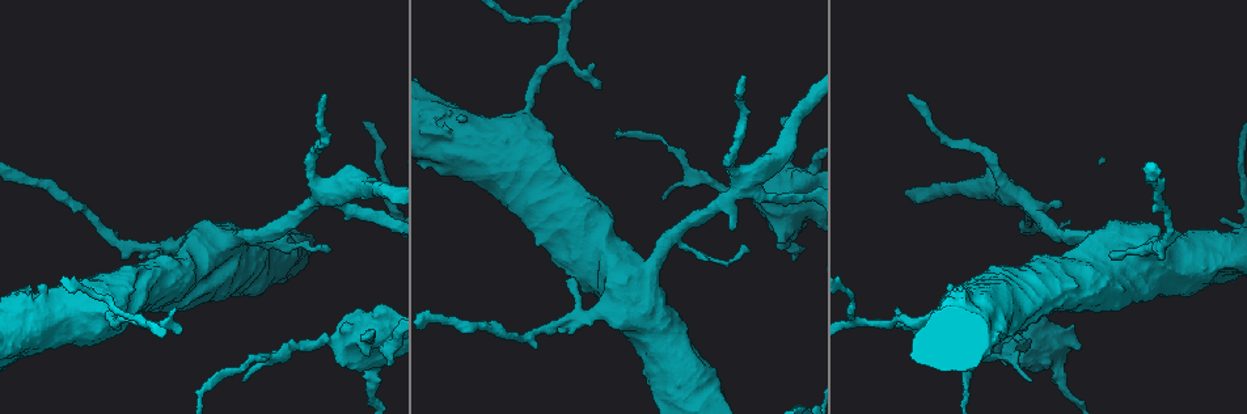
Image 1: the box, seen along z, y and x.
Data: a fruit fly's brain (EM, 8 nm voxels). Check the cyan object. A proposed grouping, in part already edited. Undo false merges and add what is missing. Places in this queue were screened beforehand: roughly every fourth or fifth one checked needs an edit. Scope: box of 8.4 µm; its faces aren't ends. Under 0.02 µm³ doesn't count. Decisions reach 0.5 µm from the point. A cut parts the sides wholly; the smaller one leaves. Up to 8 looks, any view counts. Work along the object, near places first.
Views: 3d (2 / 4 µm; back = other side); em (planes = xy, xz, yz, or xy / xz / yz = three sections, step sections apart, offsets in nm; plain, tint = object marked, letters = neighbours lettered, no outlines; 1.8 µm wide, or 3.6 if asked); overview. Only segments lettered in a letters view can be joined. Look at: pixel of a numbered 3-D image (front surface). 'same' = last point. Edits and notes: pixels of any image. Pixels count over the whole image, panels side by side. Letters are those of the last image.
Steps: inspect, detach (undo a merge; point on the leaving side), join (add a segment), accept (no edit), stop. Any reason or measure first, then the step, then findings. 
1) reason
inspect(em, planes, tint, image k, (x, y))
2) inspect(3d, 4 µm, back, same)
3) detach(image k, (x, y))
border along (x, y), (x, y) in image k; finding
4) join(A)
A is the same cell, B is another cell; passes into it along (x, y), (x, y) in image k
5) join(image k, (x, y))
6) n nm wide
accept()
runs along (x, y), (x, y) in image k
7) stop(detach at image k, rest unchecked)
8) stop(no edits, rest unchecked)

abrupt turn
inspect(em, 3.6 µm, yz, step 8, tint, image 1, (803, 205))

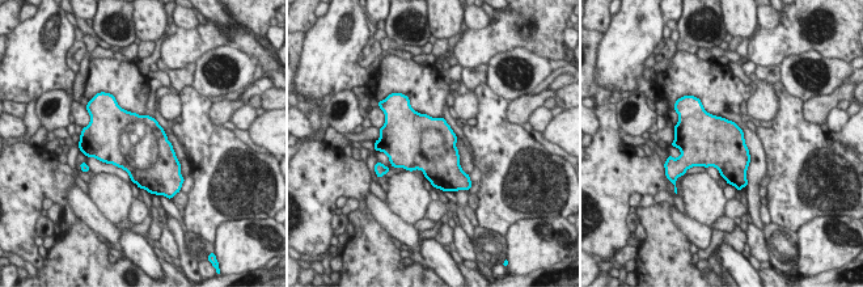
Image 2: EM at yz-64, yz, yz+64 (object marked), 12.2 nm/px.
cut it another way
inspect(em, 3.6 µm, planes, letters, same)

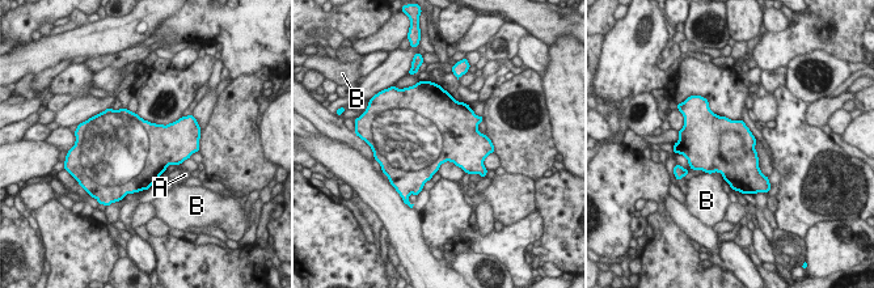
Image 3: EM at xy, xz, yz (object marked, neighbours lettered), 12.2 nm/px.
B touches over 100 nm
accept()
A and B are other cells; border along (705, 172), (712, 174) in image 3; one neuron here

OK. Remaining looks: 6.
sharp bend
inspect(3d, 2 µm, image 1, (670, 234))

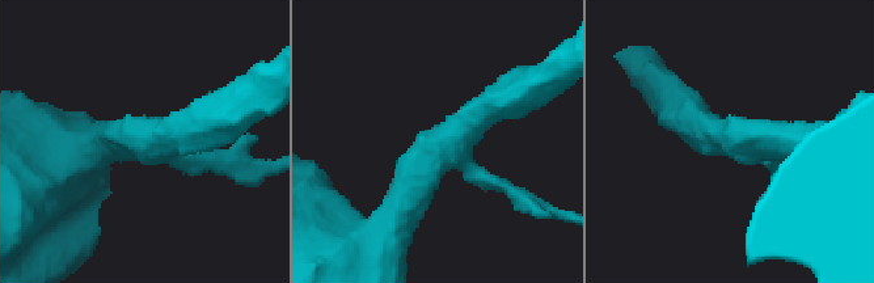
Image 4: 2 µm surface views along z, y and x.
inspect(em, yz, step 16, letters, image 4, (444, 146))

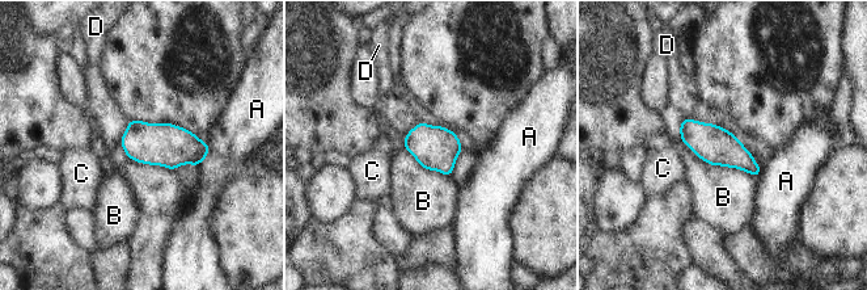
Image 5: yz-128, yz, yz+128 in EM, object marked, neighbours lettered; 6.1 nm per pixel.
accept()
A, B, C and D are other cells; continuous, no second neuron

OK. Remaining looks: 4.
four or more arms meet
inspect(3d, 2 µm, image 1, (737, 182))

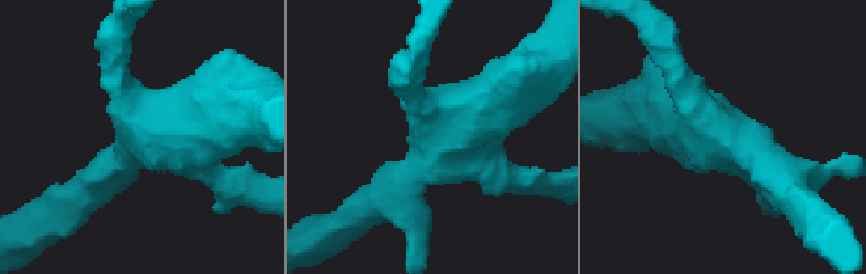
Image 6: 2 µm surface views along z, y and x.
4 arms
inspect(em, xy, step 16, tint, image 6, (437, 139))

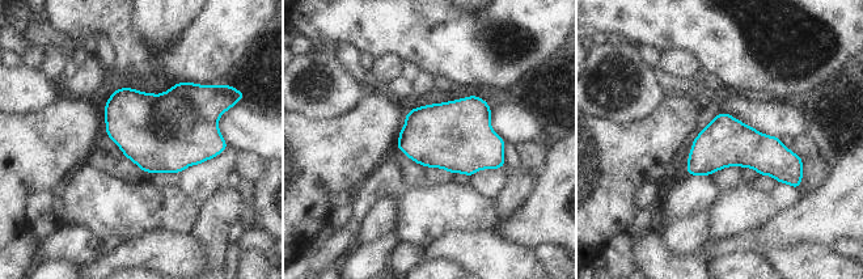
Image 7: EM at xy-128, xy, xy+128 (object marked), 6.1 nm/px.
inspect(em, planes, letters, same)

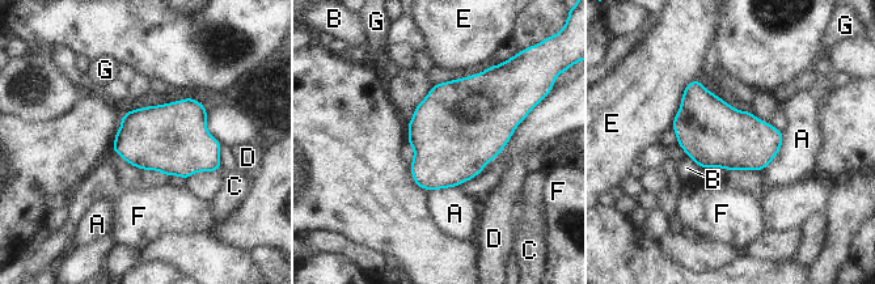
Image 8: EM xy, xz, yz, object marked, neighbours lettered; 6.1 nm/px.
accept()
A, B, C, D, E, F and G are other cells; border along (687, 155), (700, 166) in image 8; continuous, no second neuron

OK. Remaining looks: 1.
stop(no edits, rest unchecked)

